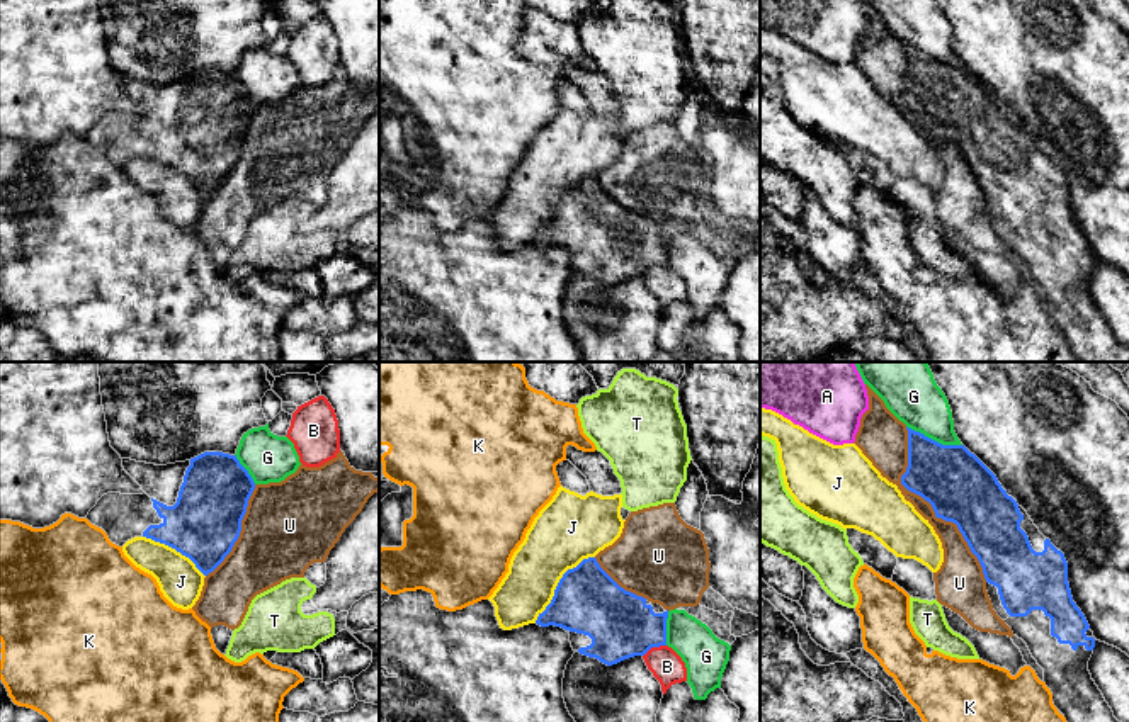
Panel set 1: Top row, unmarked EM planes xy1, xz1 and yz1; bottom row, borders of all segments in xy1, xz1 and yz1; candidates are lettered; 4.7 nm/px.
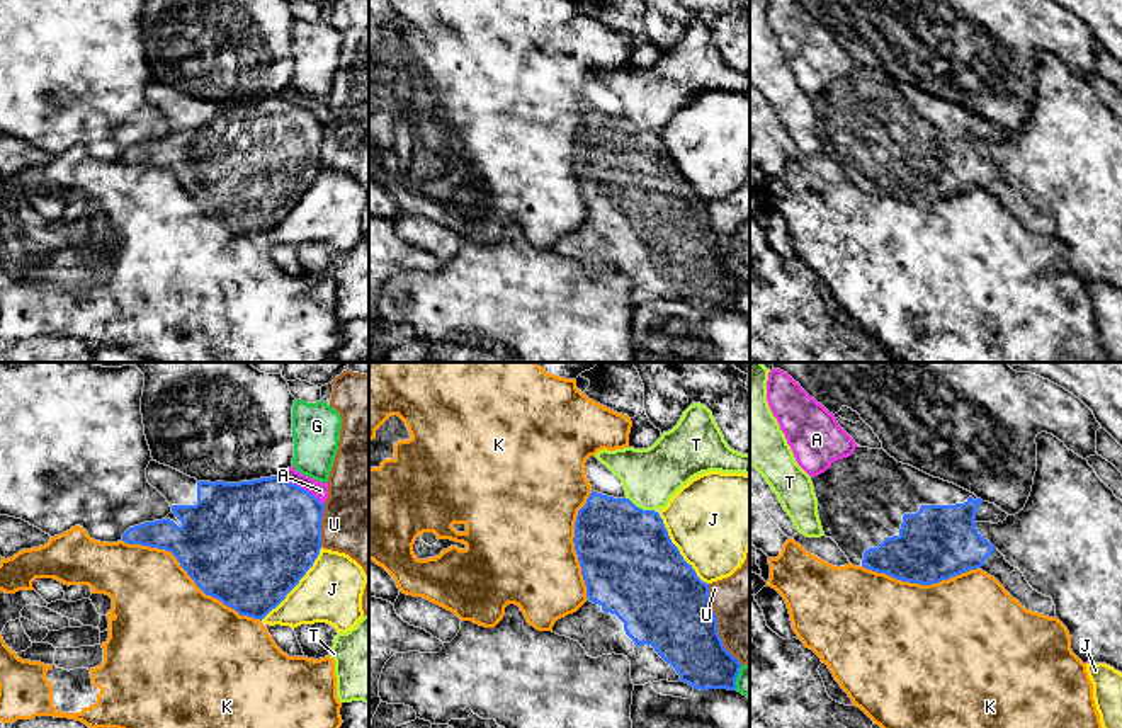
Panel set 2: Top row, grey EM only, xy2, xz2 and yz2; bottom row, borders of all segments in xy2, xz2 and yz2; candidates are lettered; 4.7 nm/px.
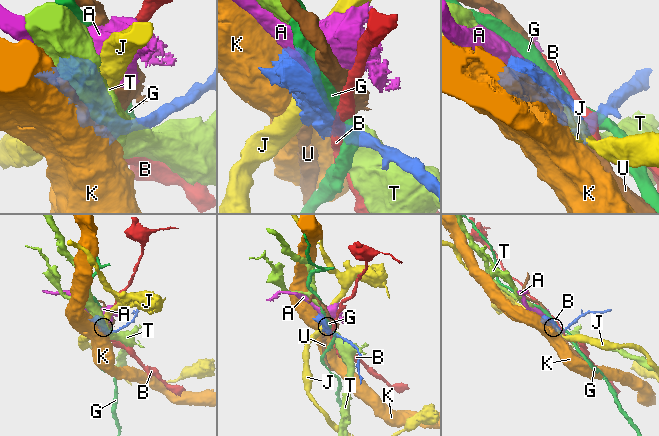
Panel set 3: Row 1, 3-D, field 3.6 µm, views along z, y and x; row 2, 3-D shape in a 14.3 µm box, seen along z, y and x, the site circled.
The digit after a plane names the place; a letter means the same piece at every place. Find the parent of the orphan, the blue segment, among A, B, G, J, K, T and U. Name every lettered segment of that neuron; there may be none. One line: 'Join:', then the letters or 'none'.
Join: none

